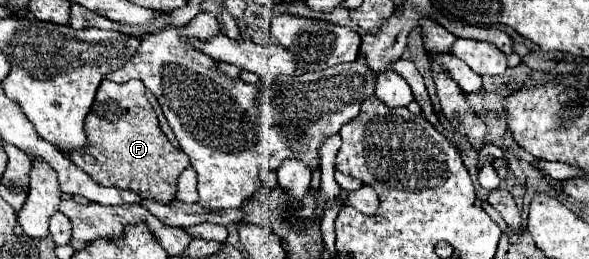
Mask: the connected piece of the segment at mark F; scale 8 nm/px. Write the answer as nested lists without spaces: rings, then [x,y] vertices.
[[[105,79],[85,119],[87,147],[71,151],[67,157],[103,187],[131,189],[143,199],[169,203],[175,199],[177,179],[189,167],[189,159],[163,135],[145,93],[145,85],[139,79],[129,79],[121,85]]]

